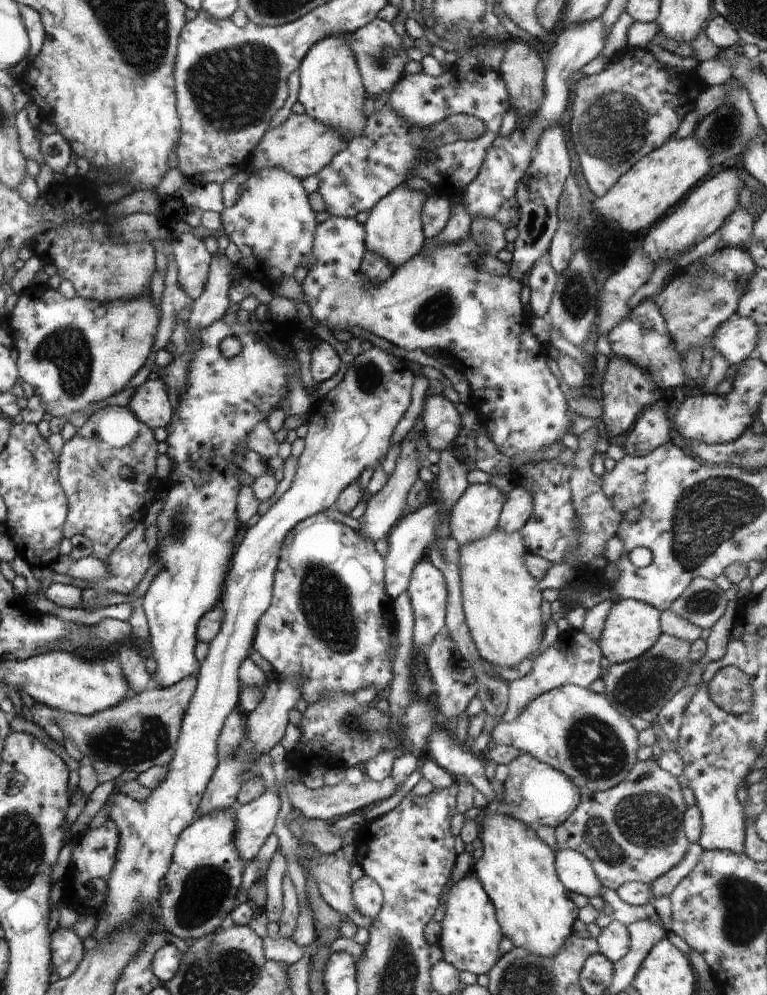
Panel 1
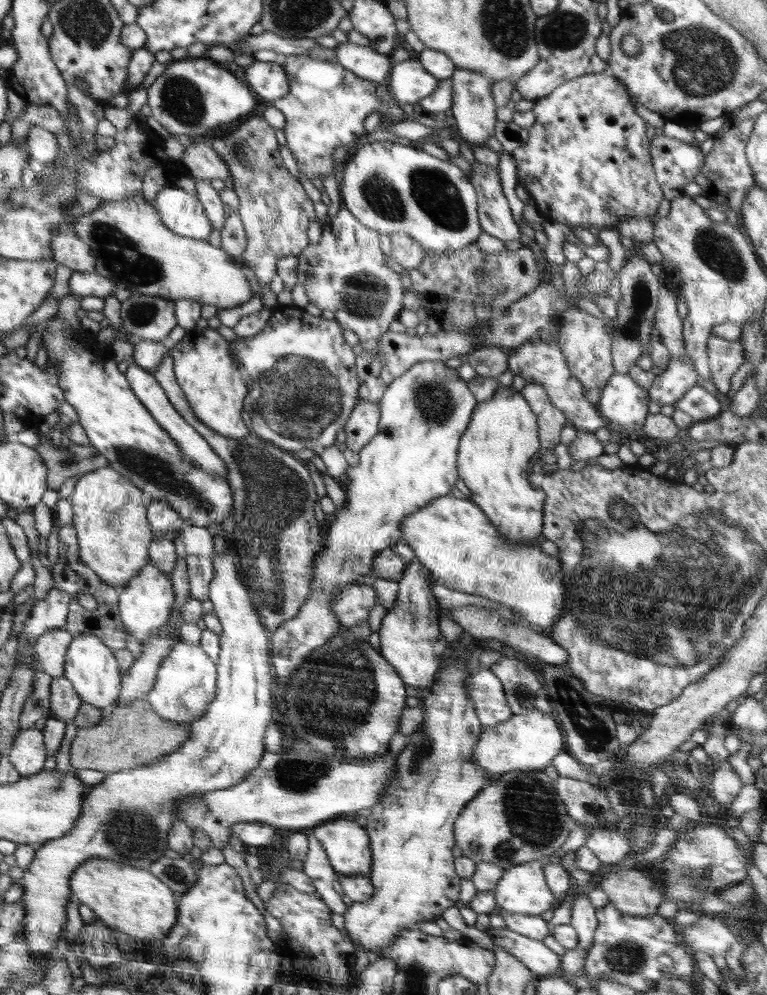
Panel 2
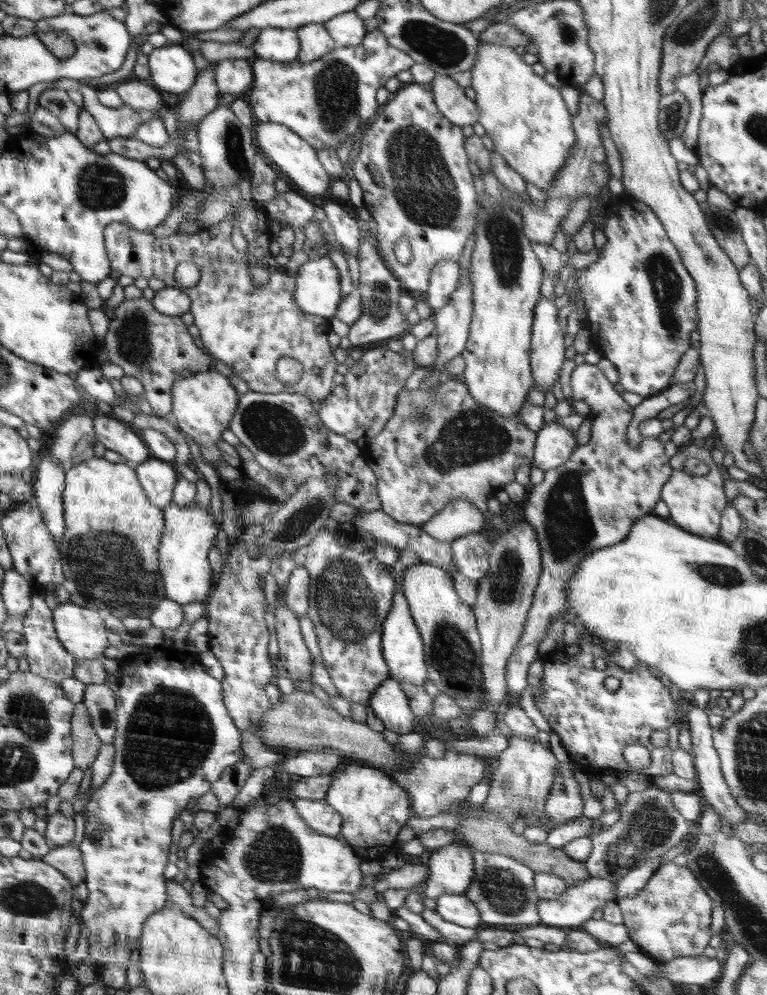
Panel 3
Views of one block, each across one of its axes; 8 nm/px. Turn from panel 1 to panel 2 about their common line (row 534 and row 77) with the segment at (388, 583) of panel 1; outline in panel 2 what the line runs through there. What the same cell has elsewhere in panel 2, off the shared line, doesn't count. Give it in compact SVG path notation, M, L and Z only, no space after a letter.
M417 59L394 63L389 76L389 90L399 106L413 105L436 92L440 80L429 74Z

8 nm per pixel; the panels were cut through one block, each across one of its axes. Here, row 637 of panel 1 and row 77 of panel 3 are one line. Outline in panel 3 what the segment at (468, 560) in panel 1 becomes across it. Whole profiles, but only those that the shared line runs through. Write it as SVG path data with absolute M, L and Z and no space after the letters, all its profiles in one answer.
M478 42L476 61L469 72L471 87L476 93L475 104L480 112L478 123L494 142L494 152L500 154L526 182L535 184L542 192L550 189L556 181L556 173L564 165L569 149L575 142L571 114L561 96L561 90L548 85L548 82L536 75L532 66L524 62L522 55L516 53L514 47L500 43Z

